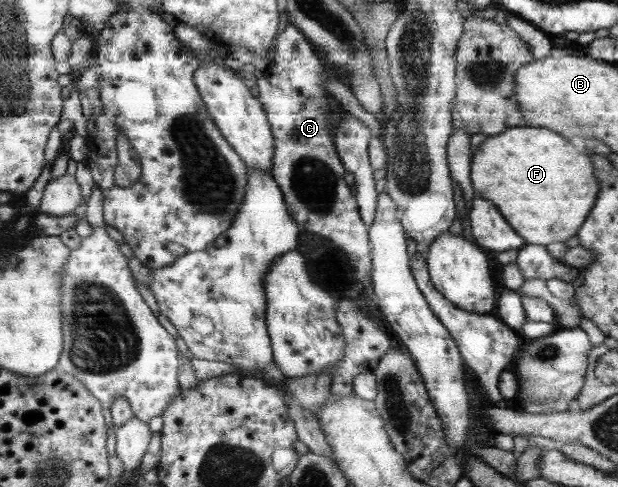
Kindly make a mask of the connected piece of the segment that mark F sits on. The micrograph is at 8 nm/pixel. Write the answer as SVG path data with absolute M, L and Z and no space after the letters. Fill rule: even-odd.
M517 125L514 128L504 129L501 133L494 136L487 136L472 151L470 157L470 180L474 193L479 197L487 197L487 201L495 201L495 205L499 205L499 213L503 213L503 217L507 217L507 221L511 221L511 225L515 225L515 229L519 229L519 237L525 239L526 244L547 246L550 243L565 242L567 239L576 235L577 231L586 221L585 215L589 215L594 205L593 199L597 199L597 179L593 179L593 163L589 163L585 153L577 153L569 141L565 141L561 135L539 127L527 127L525 125Z

